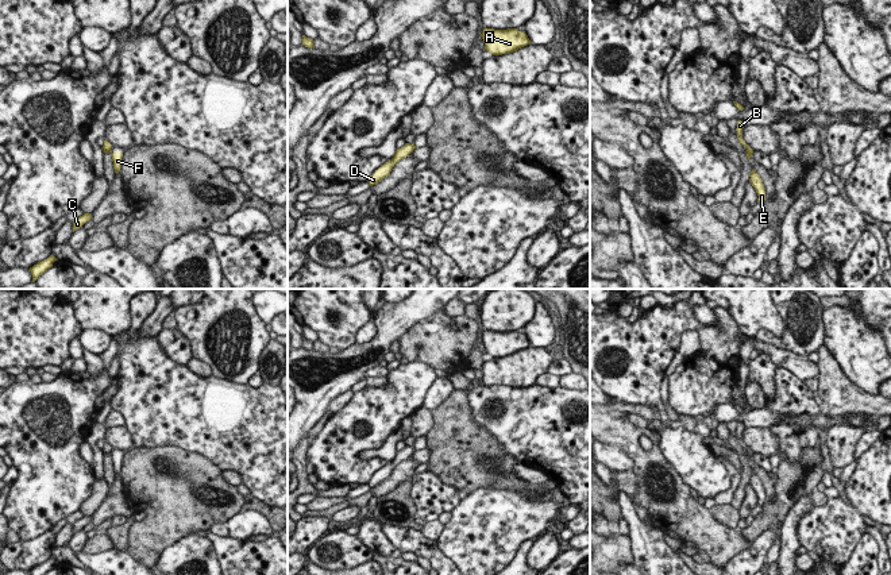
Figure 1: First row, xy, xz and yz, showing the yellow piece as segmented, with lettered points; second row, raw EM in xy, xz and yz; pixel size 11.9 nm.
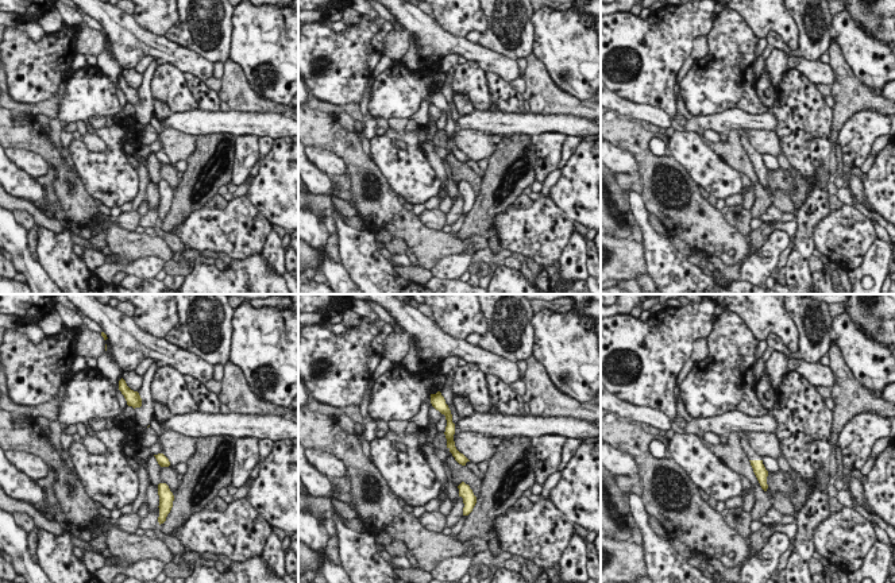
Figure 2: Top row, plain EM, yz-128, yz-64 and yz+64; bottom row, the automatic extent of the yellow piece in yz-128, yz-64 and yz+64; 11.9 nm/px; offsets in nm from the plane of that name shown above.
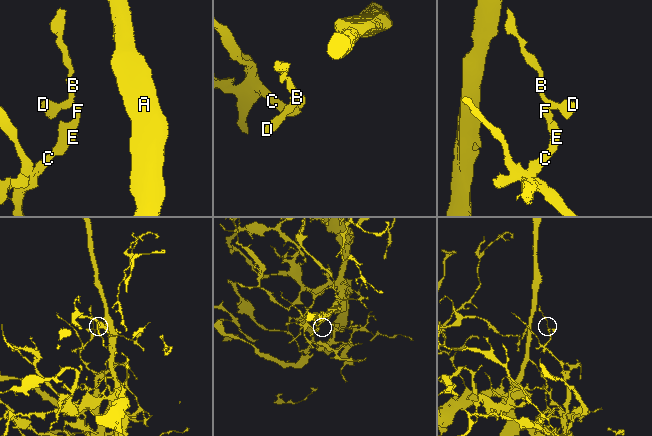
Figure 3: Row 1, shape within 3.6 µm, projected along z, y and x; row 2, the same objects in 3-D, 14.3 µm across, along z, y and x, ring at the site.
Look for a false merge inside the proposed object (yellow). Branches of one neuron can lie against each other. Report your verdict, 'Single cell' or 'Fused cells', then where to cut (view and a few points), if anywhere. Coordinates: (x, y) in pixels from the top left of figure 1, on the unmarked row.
Fused cells. Split along yz (747, 452), (751, 456).

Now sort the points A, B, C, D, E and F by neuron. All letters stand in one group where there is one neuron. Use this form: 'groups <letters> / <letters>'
groups A C E F / B D

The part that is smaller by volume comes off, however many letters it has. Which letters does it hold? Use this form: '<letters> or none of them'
B, D

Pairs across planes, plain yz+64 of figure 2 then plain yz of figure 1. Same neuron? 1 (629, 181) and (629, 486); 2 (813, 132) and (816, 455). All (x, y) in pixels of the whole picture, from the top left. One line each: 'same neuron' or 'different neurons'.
1: same neuron
2: different neurons

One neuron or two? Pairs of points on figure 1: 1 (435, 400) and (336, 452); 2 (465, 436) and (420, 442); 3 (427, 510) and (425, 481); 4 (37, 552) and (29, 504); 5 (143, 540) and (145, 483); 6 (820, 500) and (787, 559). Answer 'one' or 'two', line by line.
1: two
2: two
3: one
4: two
5: one
6: two

